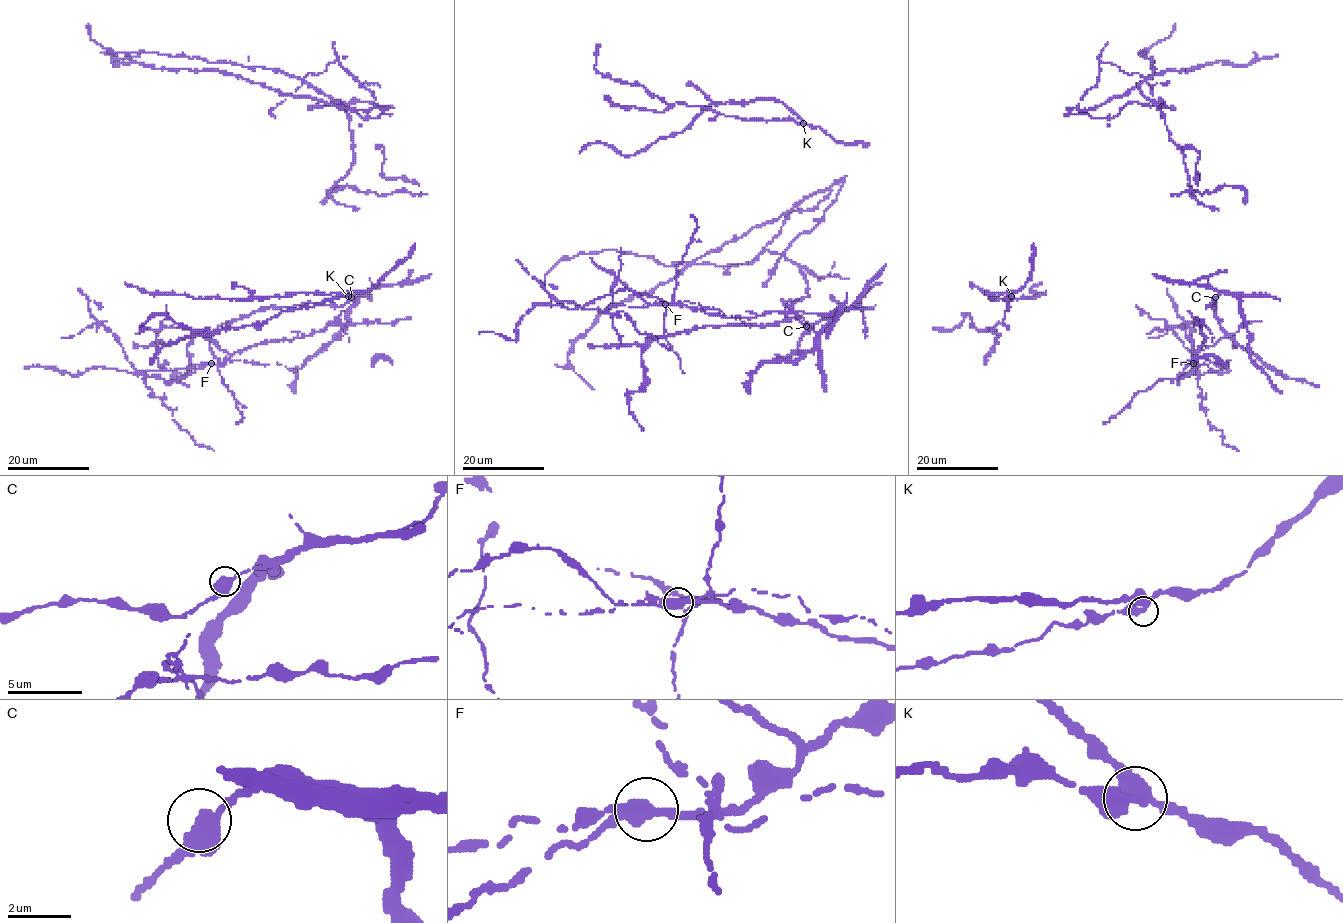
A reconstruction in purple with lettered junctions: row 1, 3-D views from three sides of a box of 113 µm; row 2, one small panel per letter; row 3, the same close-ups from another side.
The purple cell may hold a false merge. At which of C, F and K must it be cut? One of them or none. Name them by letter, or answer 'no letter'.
F

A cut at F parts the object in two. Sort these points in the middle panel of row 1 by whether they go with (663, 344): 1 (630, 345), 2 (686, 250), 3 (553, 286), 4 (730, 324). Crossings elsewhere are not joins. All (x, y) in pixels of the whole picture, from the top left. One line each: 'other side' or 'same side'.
1: other side
2: same side
3: same side
4: other side

